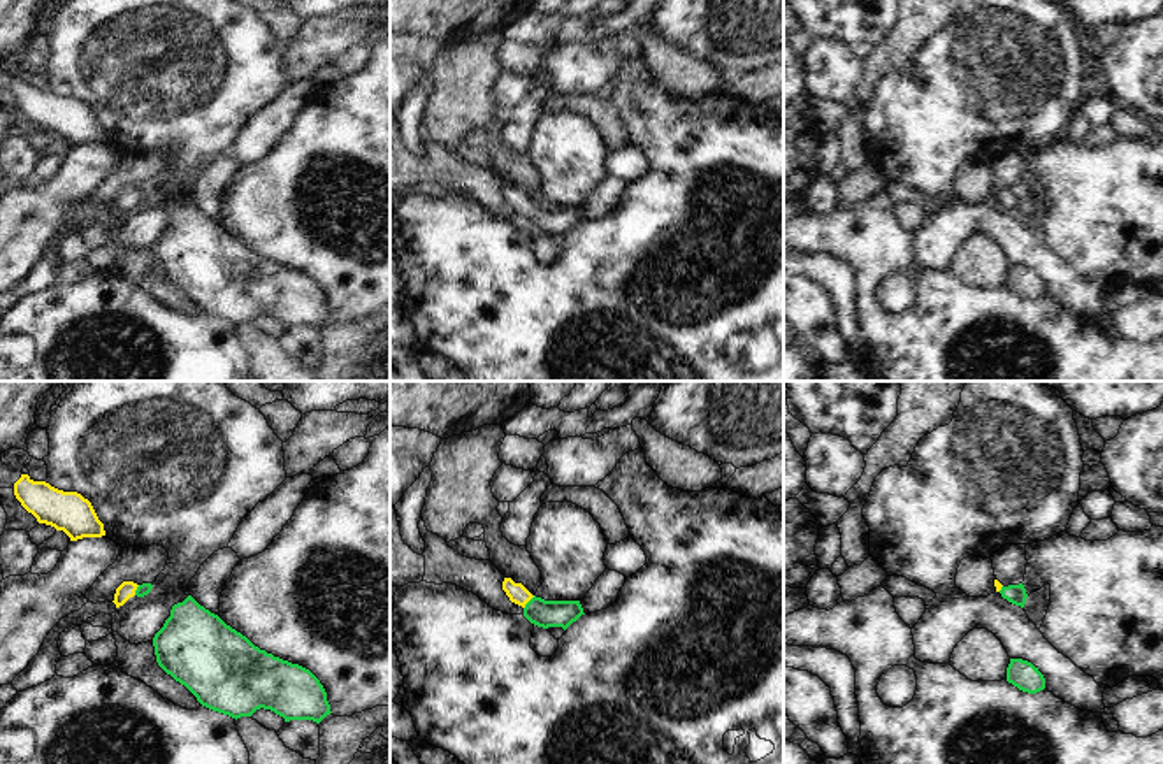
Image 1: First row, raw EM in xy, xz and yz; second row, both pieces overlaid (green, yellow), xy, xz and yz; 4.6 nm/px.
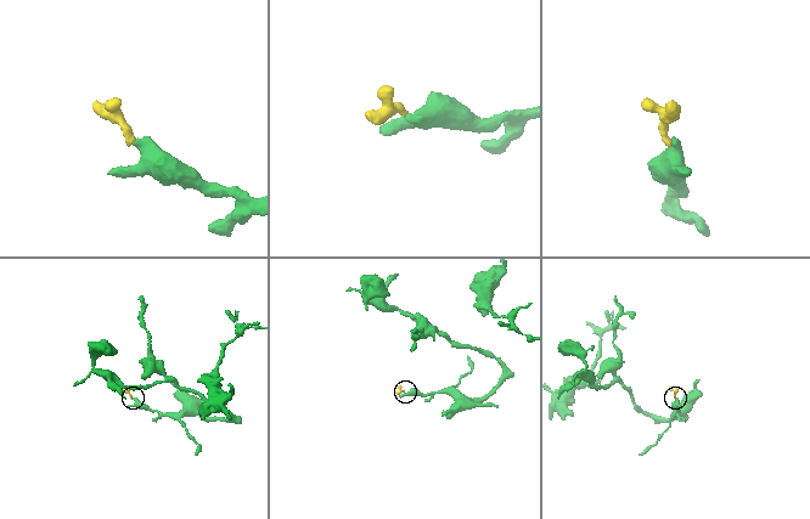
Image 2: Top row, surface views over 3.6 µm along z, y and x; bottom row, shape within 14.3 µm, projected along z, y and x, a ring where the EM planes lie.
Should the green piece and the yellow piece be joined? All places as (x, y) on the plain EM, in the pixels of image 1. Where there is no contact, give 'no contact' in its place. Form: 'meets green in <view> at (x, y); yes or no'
meets green in xz at (527, 209); yes

